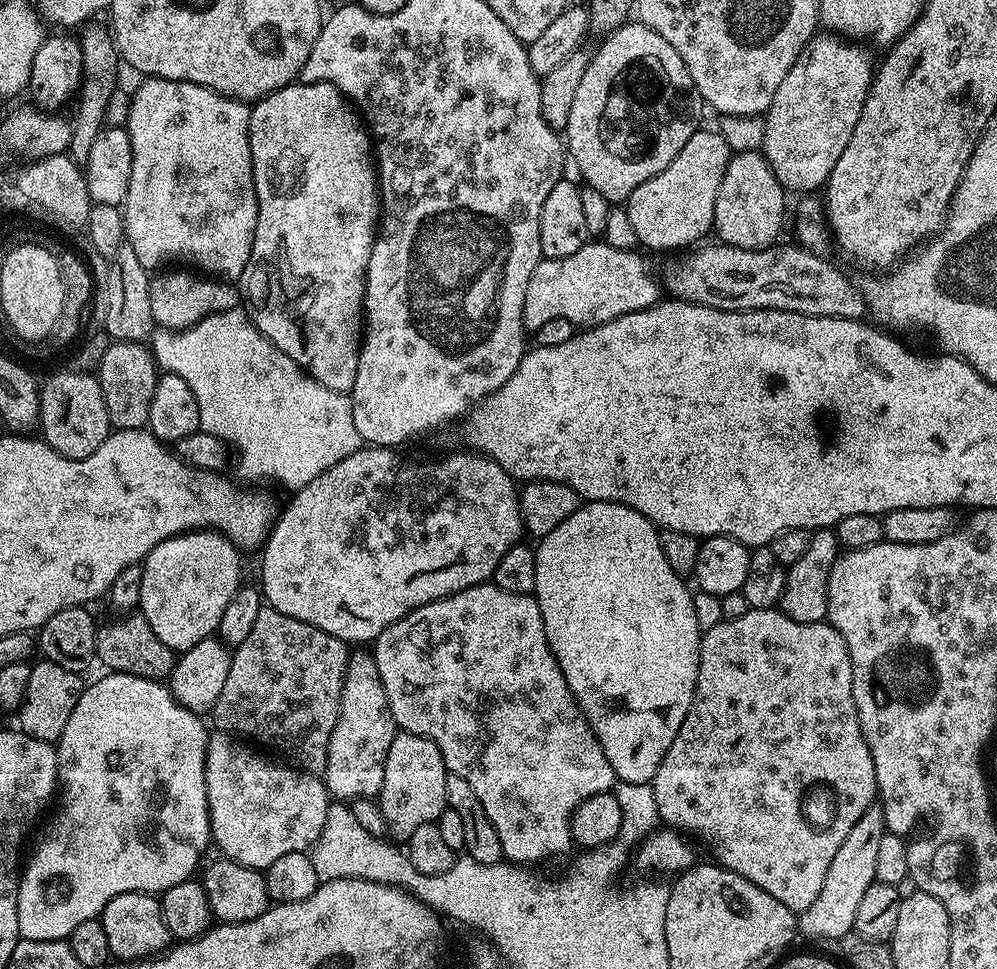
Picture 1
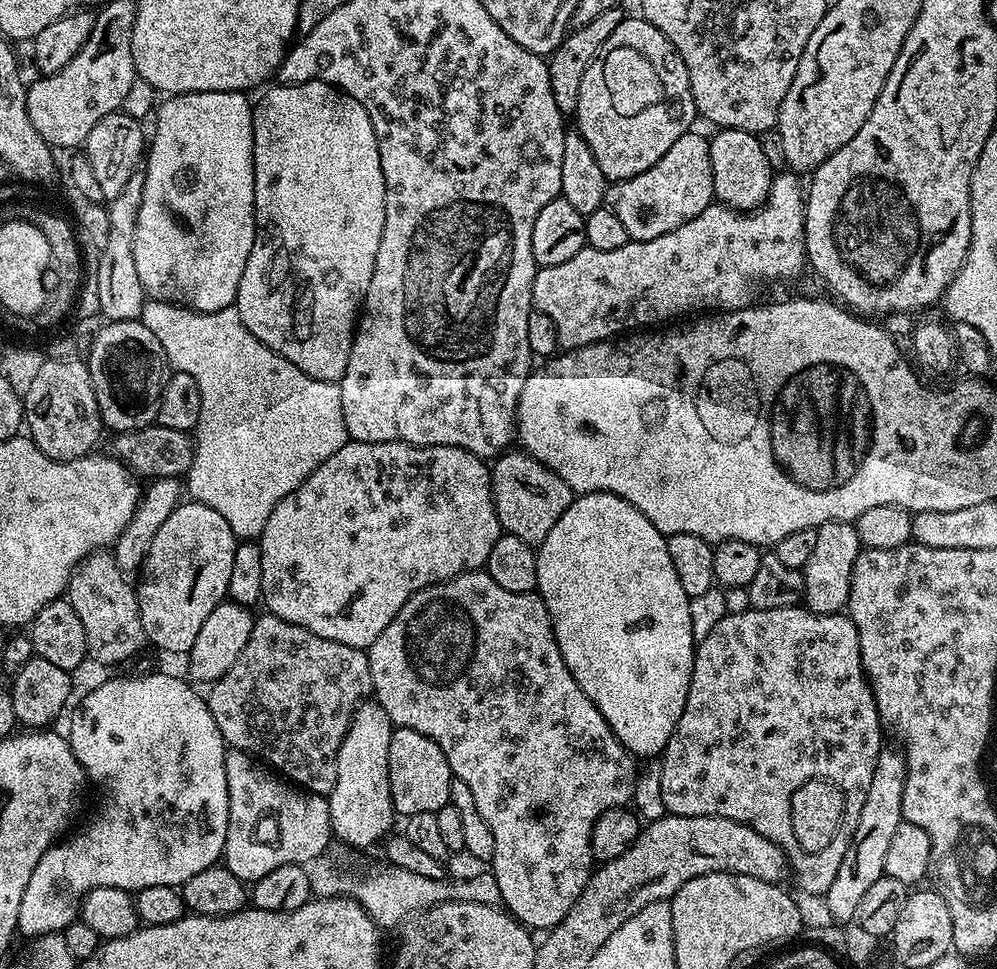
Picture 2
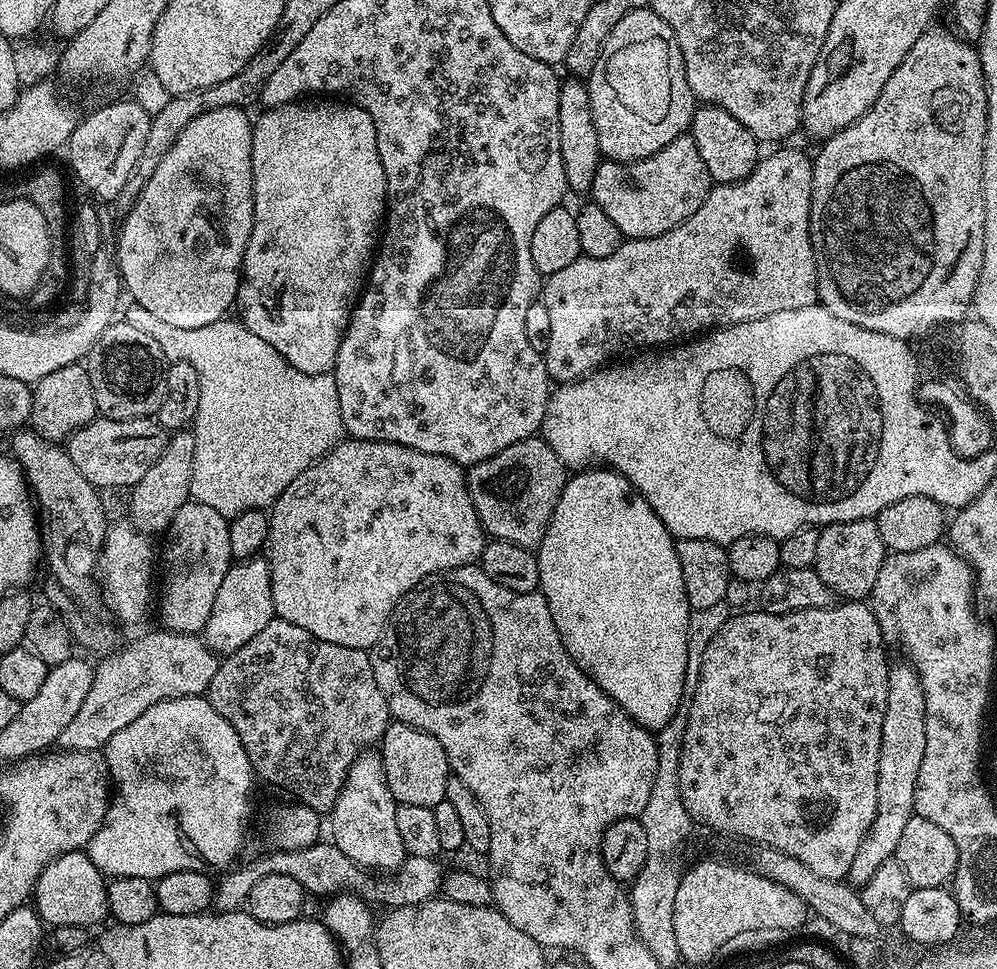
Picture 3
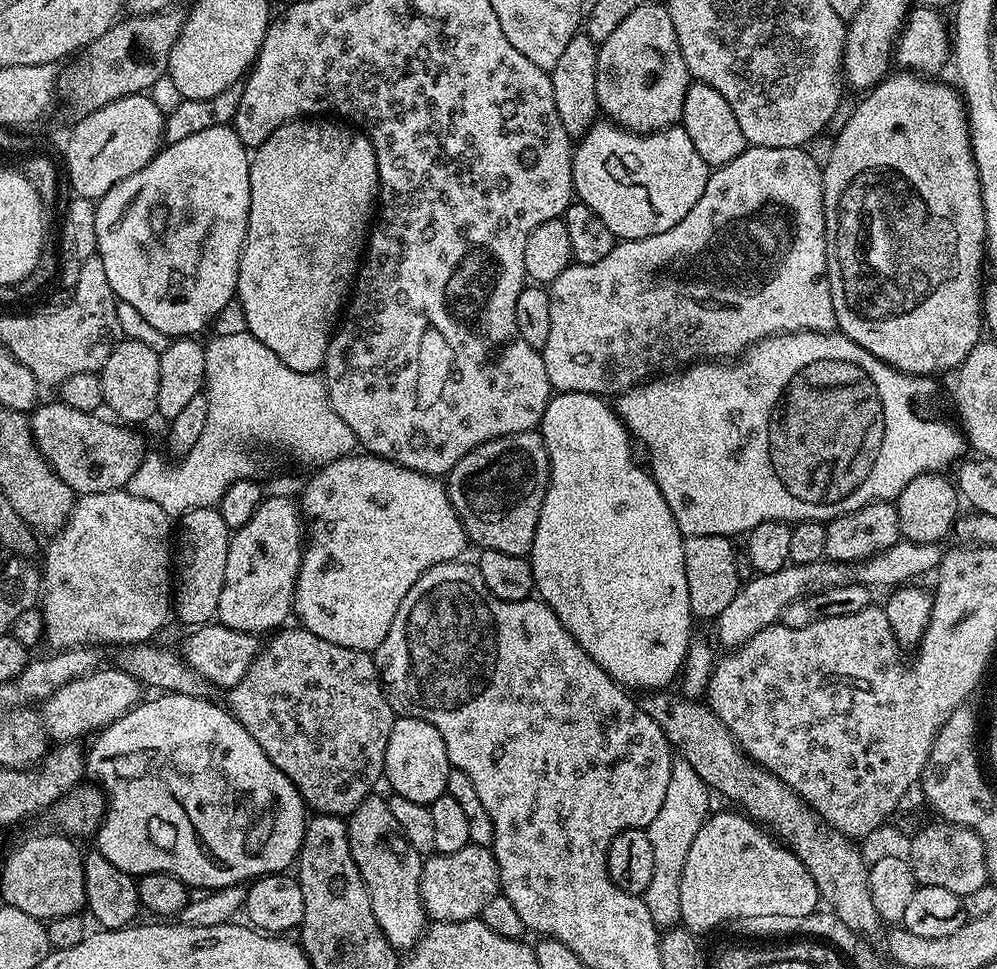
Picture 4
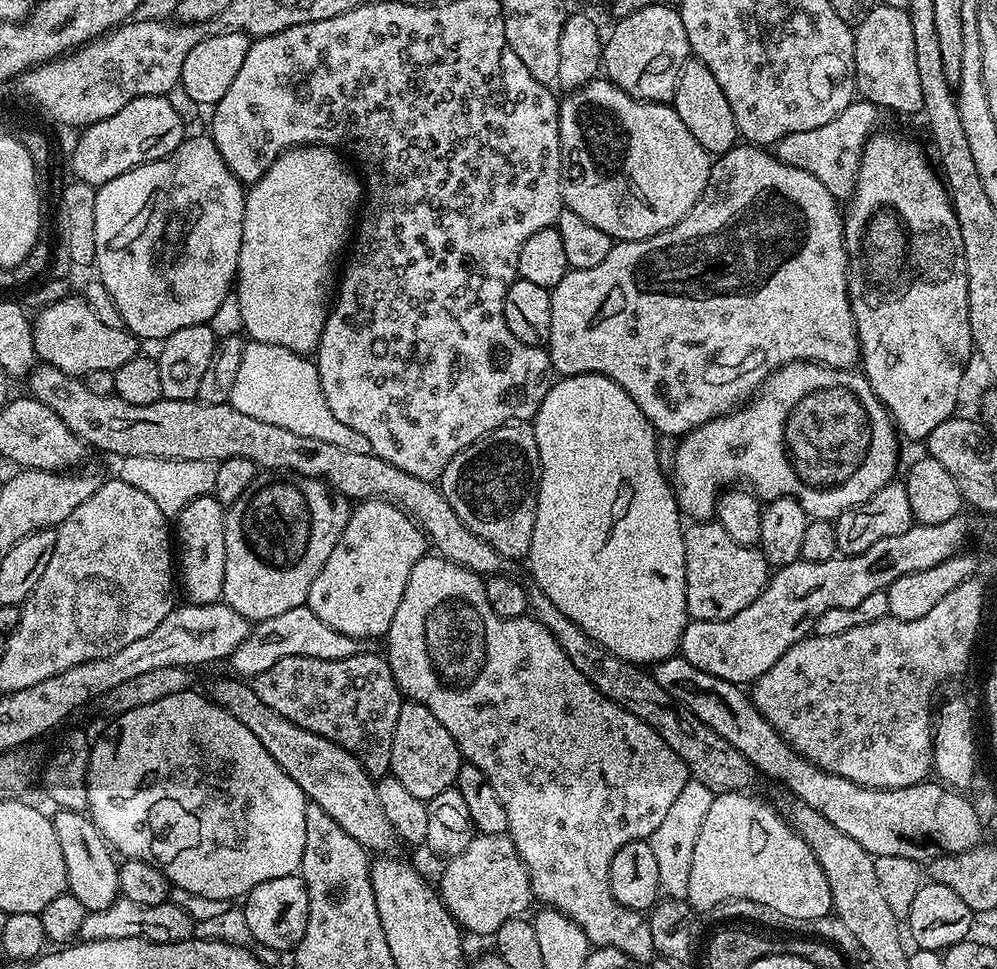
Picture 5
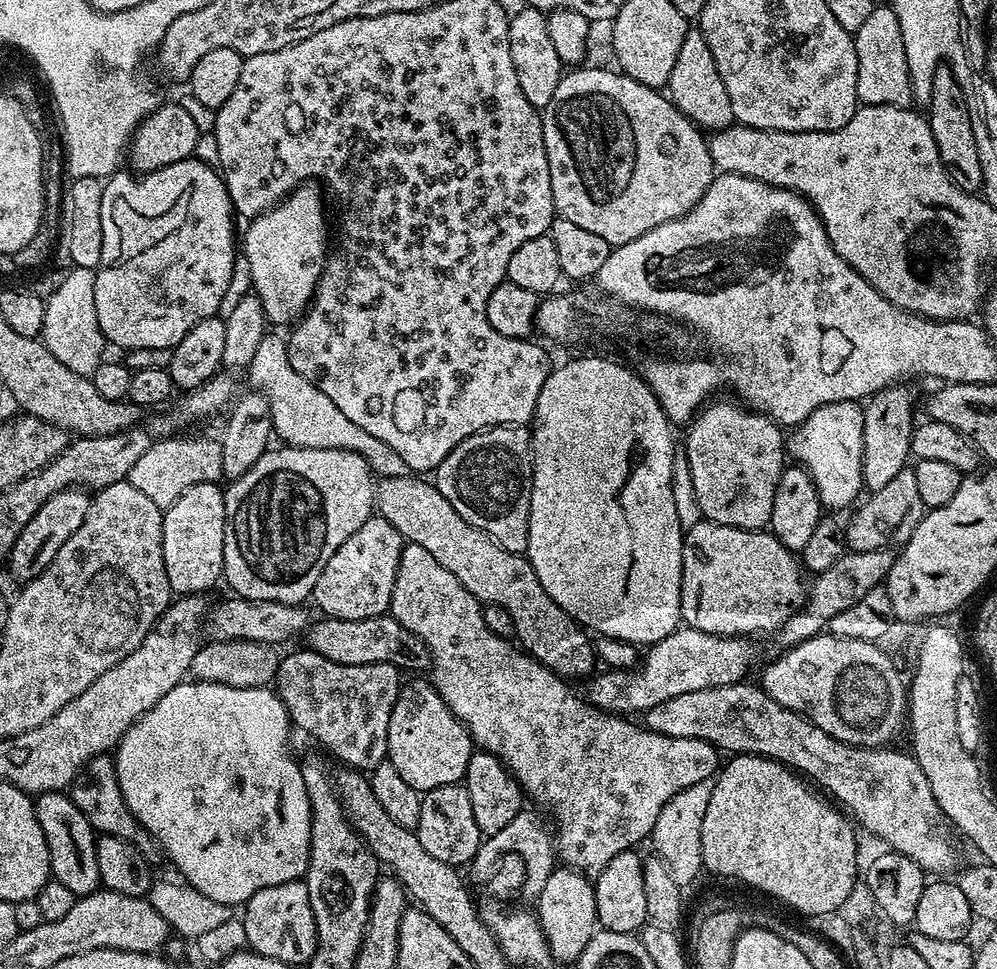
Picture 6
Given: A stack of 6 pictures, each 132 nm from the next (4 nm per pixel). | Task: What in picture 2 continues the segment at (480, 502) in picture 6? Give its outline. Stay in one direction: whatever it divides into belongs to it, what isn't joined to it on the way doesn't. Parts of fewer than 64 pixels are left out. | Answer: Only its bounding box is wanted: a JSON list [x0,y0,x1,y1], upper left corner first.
[490,450,574,546]

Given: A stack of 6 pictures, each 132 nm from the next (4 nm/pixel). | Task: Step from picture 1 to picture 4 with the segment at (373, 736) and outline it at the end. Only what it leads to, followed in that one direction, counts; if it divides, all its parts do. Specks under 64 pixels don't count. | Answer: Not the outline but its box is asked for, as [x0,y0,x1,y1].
[347,794,426,950]

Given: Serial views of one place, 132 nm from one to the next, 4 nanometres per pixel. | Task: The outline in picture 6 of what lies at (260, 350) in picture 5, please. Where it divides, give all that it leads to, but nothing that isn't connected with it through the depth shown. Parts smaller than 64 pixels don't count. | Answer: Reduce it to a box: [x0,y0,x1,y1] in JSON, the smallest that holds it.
[246,334,410,476]

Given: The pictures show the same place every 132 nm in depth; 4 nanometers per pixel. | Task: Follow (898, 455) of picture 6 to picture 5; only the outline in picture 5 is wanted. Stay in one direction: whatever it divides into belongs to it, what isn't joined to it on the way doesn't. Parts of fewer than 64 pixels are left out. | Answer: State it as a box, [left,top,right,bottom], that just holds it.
[842,130,974,442]

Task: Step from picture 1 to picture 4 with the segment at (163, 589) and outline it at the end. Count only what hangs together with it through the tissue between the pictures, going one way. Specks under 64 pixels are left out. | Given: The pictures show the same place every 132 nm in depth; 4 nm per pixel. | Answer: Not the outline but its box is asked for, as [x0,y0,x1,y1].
[174,508,230,626]

